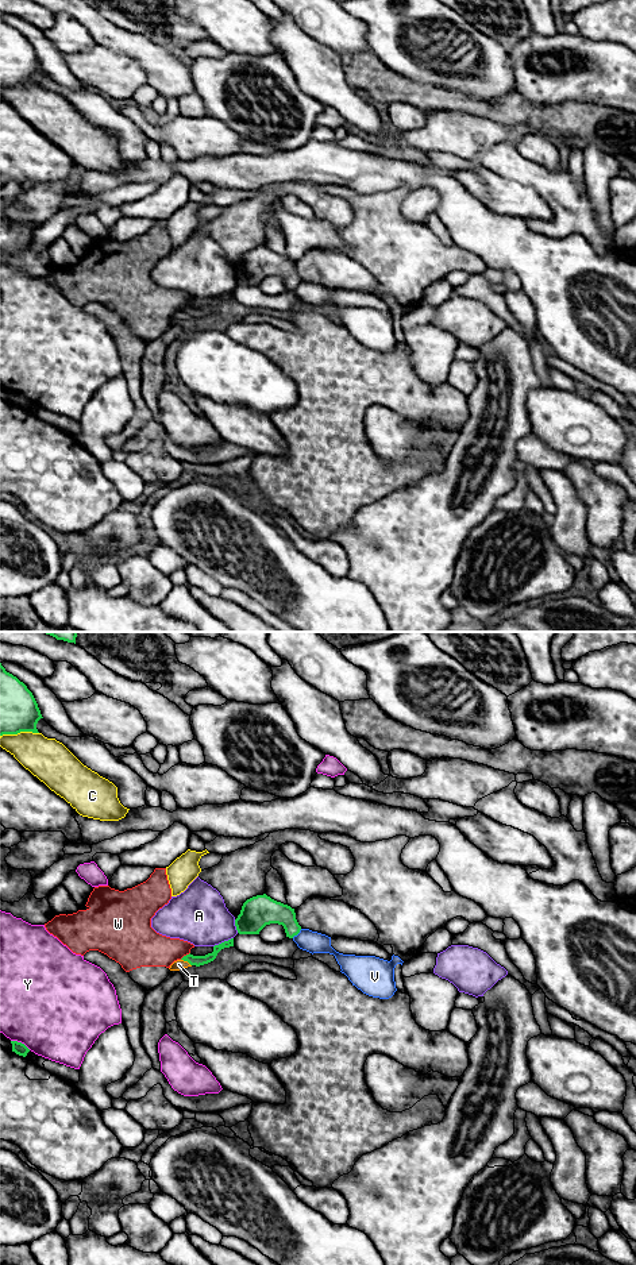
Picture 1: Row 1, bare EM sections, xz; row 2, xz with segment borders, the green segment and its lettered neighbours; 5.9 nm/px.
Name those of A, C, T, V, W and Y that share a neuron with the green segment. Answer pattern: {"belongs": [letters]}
{"belongs": []}

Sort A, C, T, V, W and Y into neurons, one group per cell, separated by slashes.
A / C / T / V / W / Y

